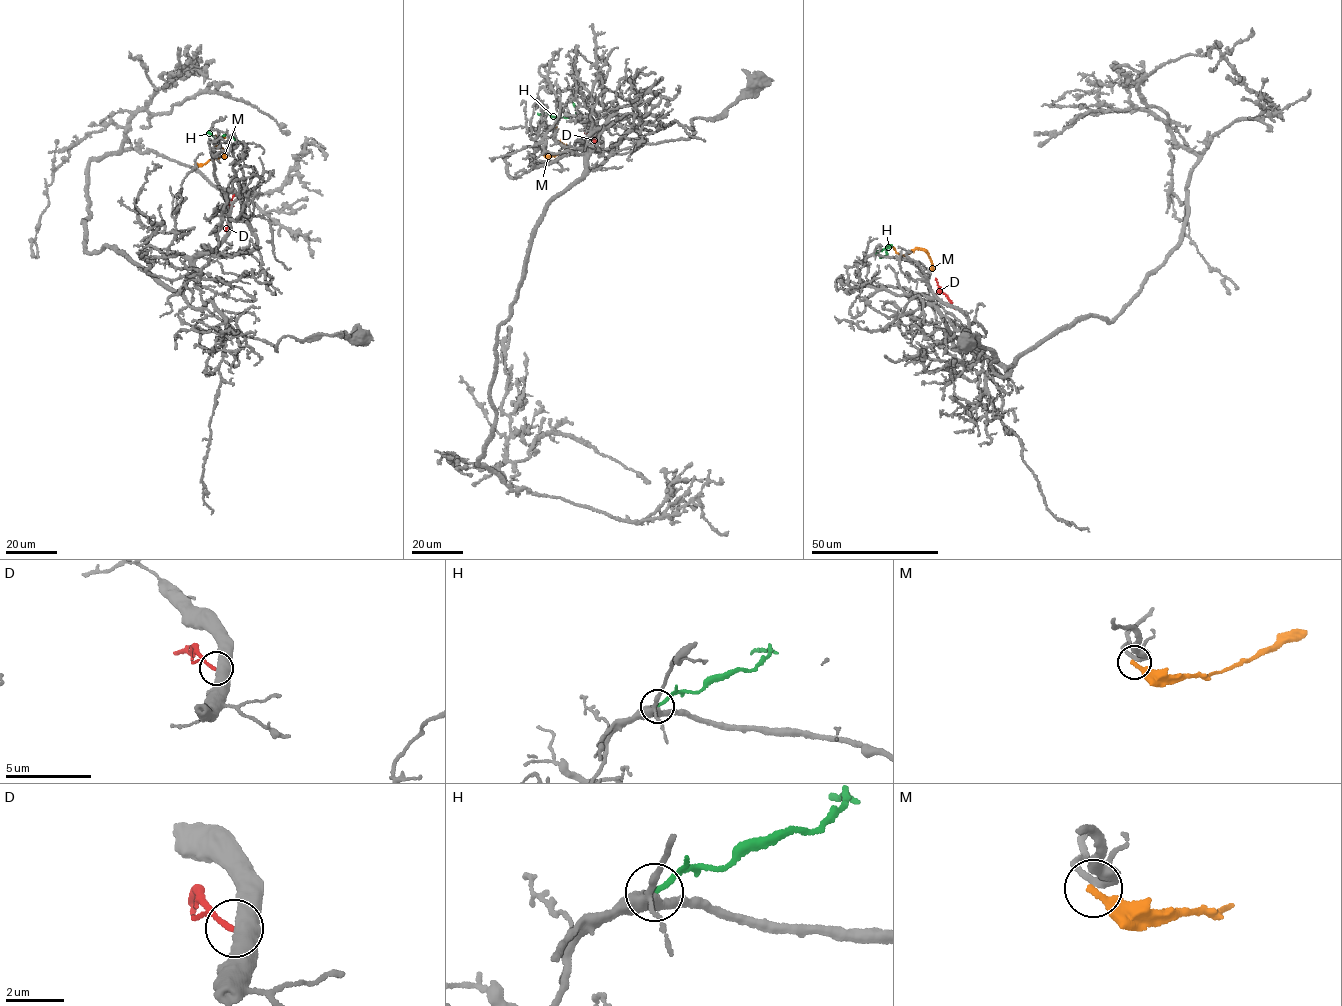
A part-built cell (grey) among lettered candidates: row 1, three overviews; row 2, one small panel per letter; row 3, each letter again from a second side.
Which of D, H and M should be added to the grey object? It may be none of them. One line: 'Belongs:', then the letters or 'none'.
Belongs: D

